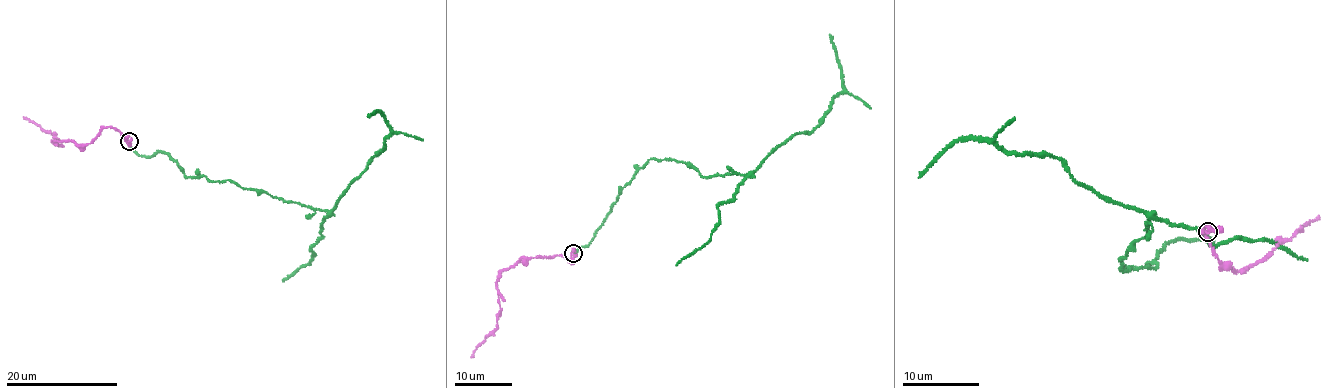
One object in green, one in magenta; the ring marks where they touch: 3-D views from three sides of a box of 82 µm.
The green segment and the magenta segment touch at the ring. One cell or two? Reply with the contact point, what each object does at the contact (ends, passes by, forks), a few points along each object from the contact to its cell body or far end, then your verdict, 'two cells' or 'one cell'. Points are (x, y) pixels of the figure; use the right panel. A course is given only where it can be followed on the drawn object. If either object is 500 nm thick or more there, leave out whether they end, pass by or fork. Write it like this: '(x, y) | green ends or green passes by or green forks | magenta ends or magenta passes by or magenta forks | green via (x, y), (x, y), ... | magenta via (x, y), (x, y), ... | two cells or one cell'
(1208, 232) | green ends | magenta ends | green via (1207, 233), (1122, 272), (1150, 218), (1057, 158), (953, 140), (918, 177) | magenta via (1208, 231), (1217, 228), (1208, 226), (1201, 230), (1223, 267), (1235, 272), (1261, 261), (1276, 244), (1317, 217) | one cell

